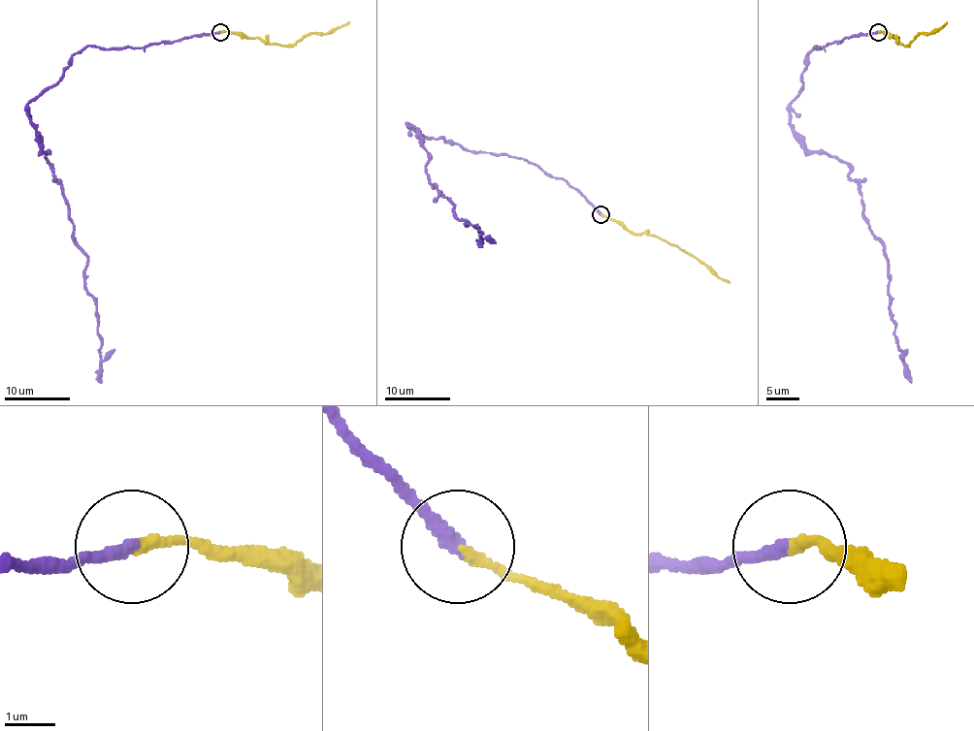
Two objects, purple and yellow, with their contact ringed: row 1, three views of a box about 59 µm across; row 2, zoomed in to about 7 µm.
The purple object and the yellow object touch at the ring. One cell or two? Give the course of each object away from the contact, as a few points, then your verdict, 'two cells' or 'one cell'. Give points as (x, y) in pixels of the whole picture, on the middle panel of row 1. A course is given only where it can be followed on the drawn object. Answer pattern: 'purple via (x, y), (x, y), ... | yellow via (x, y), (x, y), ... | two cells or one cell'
purple via (600, 214), (525, 159), (466, 150), (408, 126), (428, 154), (428, 180), (459, 219), (477, 226), (482, 247) | yellow via (600, 214), (620, 221), (636, 235), (655, 235), (674, 244), (721, 278), (730, 282) | one cell

